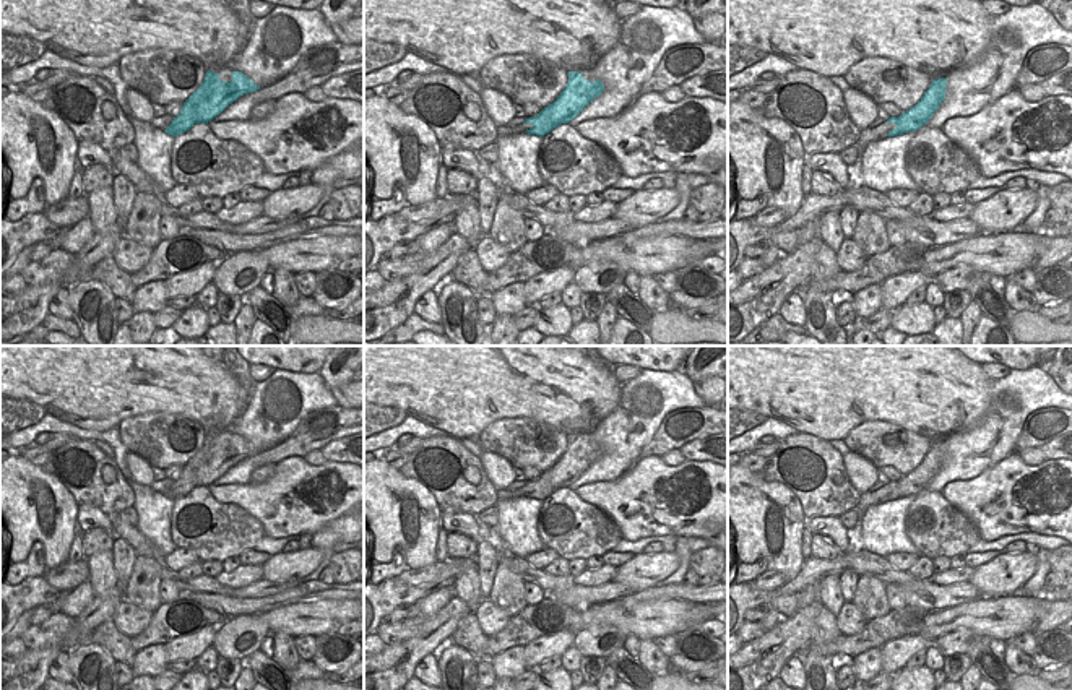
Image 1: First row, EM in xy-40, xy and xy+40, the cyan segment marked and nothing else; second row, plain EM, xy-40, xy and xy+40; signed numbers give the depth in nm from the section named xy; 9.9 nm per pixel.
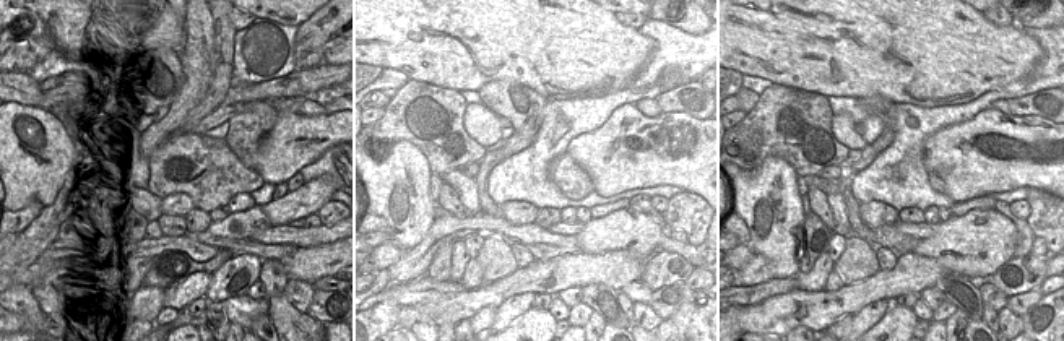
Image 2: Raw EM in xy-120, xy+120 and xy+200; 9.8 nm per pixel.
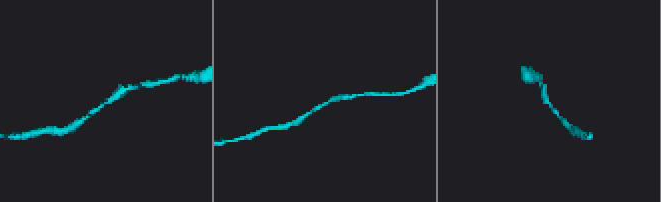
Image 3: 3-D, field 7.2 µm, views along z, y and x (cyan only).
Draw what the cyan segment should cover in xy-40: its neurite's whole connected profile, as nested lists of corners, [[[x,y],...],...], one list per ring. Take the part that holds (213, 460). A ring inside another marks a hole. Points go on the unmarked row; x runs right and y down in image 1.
[[[206,435],[201,450],[184,466],[180,477],[164,494],[177,500],[195,487],[208,487],[240,459],[260,453],[242,435],[232,435],[232,445],[221,445],[219,437]]]

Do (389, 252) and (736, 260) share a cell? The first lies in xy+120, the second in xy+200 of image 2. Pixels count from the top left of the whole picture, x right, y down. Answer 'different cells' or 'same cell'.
same cell

